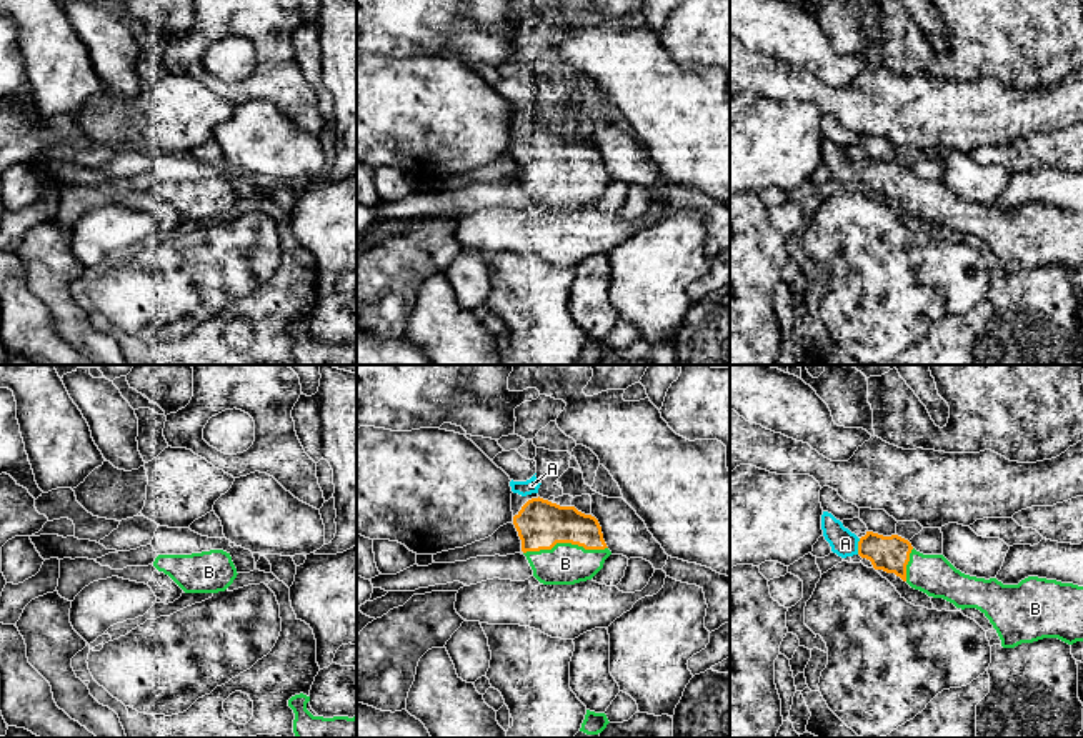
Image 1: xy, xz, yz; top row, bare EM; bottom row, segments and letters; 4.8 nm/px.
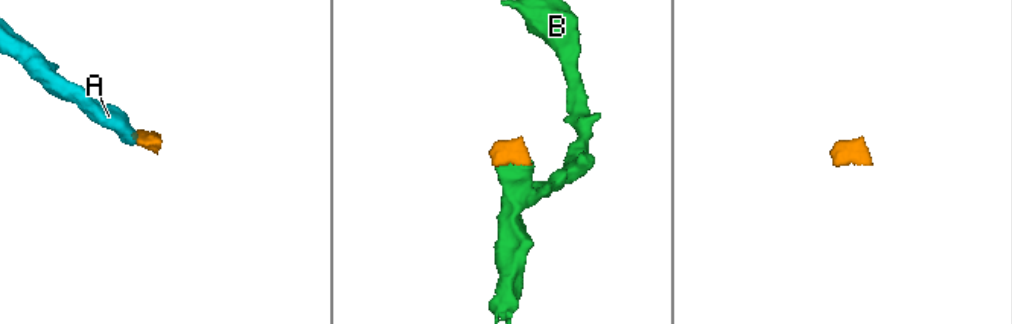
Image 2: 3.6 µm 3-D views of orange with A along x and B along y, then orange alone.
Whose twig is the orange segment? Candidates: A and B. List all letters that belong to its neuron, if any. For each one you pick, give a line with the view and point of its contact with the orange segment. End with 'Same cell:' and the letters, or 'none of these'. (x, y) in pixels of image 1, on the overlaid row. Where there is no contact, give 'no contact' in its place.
A: yz (858, 547)
B: xz (565, 542)
Same cell: A, B

